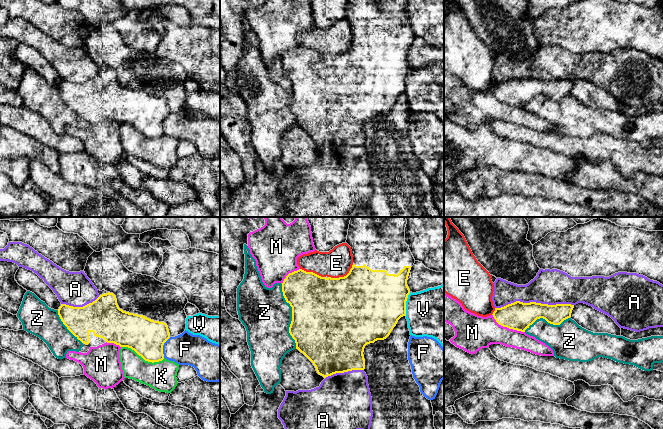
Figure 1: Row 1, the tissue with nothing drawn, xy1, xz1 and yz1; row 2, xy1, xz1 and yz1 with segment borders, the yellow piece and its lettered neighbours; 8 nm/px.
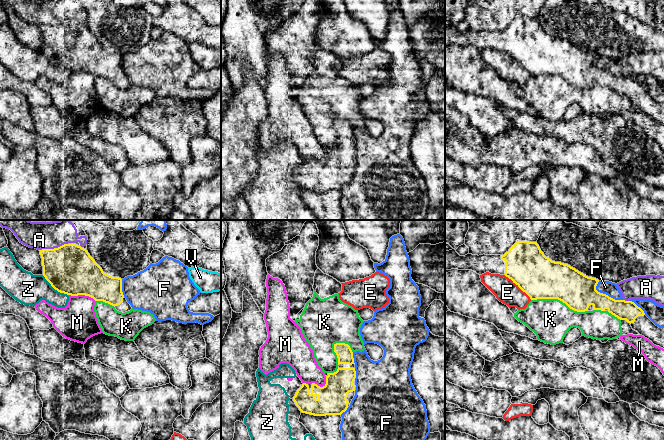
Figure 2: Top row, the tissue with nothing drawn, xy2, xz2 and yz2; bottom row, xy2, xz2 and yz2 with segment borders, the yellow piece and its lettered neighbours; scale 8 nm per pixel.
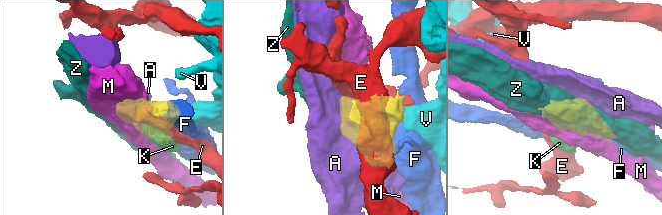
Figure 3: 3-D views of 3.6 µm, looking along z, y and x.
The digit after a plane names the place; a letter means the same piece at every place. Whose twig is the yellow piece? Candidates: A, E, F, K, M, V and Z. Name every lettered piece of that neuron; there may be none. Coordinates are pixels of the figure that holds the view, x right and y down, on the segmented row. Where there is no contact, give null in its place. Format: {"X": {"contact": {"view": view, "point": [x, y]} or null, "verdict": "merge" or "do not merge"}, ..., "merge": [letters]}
{"A": {"contact": {"view": "yz1", "point": [534, 302]}, "verdict": "do not merge"}, "E": {"contact": {"view": "xz1", "point": [342, 277]}, "verdict": "do not merge"}, "F": {"contact": {"view": "yz2", "point": [605, 294]}, "verdict": "do not merge"}, "K": {"contact": {"view": "yz2", "point": [559, 299]}, "verdict": "do not merge"}, "M": {"contact": {"view": "yz1", "point": [507, 327]}, "verdict": "do not merge"}, "V": {"contact": {"view": "xz1", "point": [405, 304]}, "verdict": "do not merge"}, "Z": {"contact": {"view": "xz1", "point": [292, 316]}, "verdict": "do not merge"}, "merge": []}

